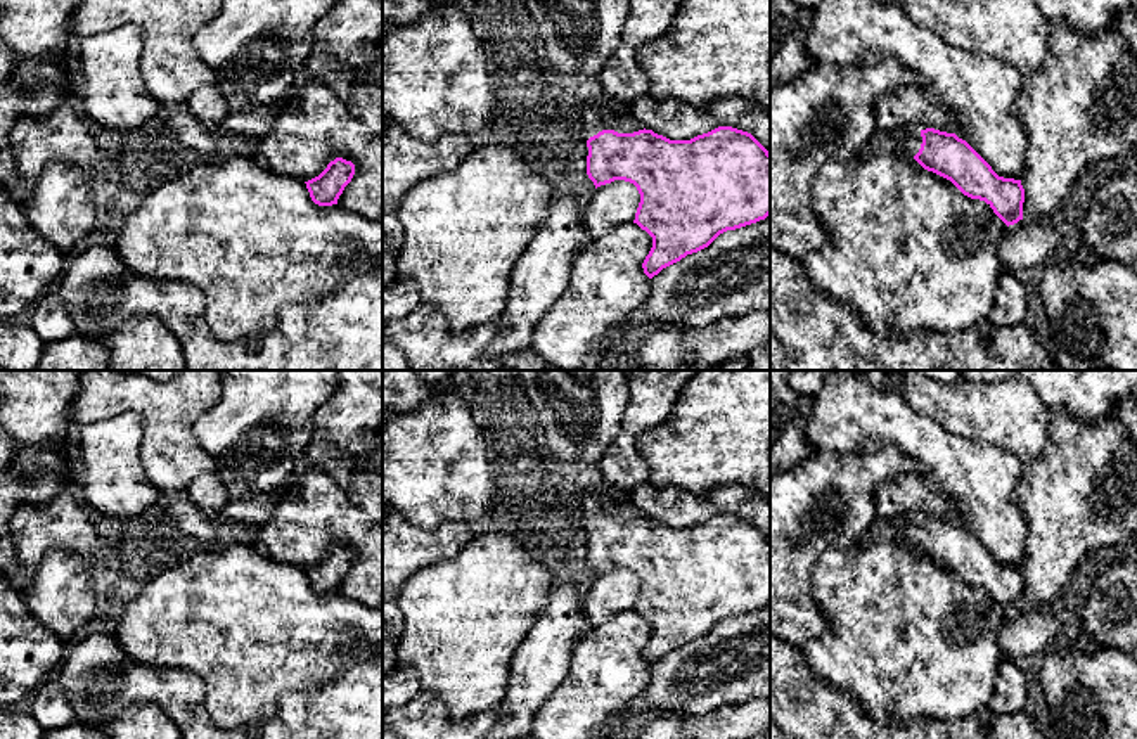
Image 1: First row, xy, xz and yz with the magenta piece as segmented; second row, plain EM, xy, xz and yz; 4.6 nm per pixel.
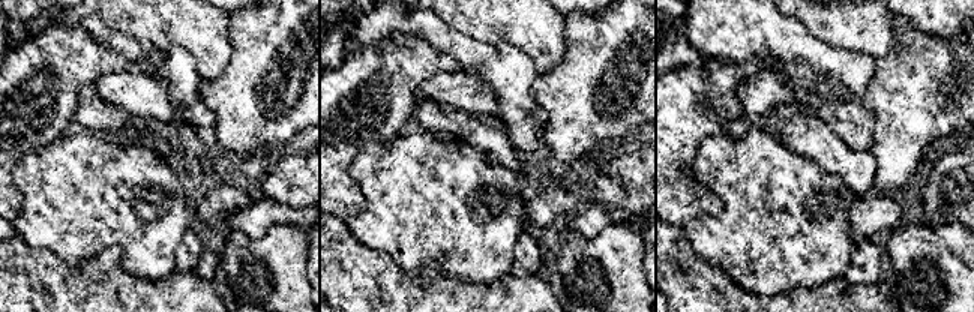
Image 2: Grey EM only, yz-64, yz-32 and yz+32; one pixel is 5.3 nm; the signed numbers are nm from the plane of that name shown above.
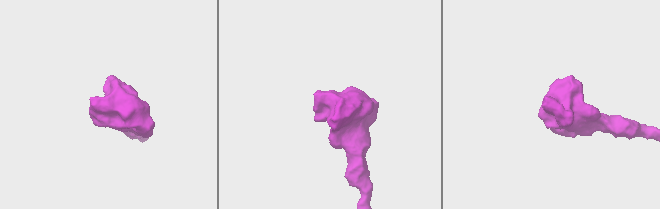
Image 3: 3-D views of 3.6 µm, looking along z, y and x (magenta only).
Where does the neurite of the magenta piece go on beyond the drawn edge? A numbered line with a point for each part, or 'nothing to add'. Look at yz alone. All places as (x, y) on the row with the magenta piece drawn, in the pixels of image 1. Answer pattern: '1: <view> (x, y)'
1: yz (907, 141)

